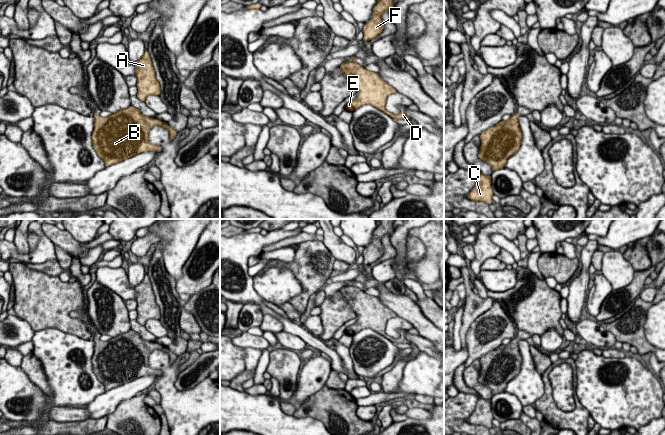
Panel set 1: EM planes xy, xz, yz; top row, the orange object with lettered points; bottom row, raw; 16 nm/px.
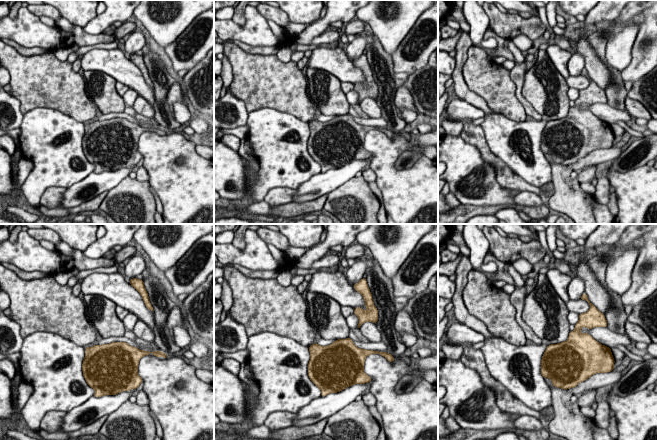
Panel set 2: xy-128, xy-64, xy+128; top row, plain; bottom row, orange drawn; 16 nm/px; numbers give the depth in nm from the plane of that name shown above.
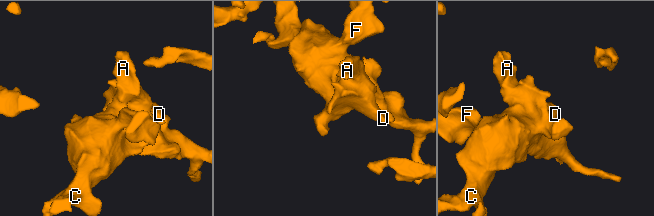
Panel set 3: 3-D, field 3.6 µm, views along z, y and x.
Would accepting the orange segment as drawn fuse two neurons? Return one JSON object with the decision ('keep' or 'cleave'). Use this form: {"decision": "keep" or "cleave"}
{"decision": "keep"}

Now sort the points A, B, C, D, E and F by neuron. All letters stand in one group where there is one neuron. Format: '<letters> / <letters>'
A B C D E F

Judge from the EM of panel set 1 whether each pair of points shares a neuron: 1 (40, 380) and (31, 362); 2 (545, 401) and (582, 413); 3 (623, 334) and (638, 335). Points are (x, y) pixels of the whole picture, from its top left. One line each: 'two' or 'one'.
1: one
2: one
3: one

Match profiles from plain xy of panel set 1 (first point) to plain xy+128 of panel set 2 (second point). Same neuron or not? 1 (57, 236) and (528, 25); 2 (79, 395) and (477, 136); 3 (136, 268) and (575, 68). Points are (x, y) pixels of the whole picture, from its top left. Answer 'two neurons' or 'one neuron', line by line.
1: one neuron
2: two neurons
3: one neuron

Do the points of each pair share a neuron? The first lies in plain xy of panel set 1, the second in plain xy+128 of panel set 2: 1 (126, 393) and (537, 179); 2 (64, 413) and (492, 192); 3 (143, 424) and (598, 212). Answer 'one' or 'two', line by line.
1: two
2: two
3: two

